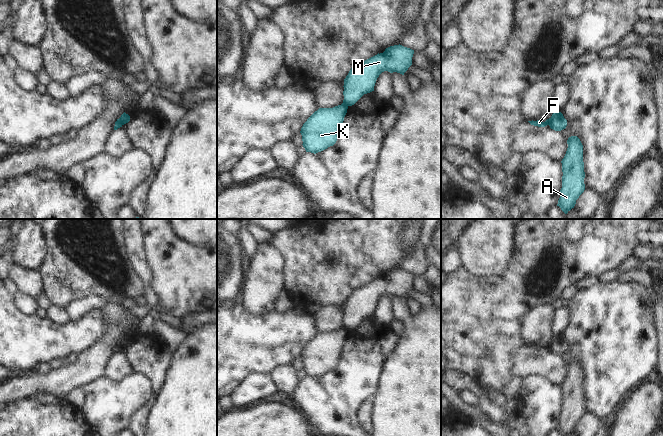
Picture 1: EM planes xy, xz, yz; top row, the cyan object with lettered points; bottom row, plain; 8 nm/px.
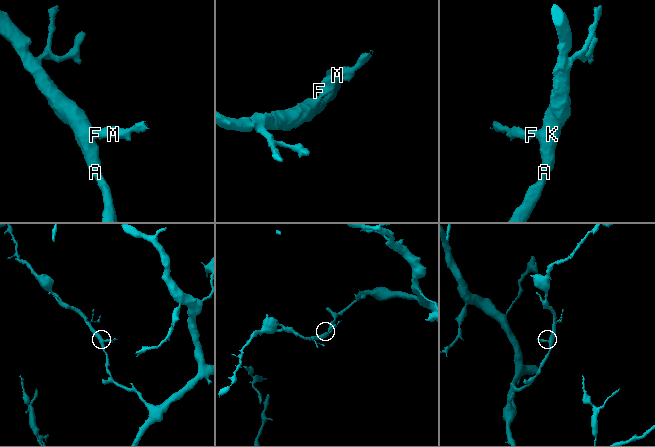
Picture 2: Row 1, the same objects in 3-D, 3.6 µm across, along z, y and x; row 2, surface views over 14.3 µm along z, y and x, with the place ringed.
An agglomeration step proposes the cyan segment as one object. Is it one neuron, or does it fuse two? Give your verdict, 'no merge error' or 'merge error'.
merge error

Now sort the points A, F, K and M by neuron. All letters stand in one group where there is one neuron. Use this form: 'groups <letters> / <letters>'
groups A K / F M

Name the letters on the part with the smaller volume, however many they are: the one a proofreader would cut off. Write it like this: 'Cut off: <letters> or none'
Cut off: F, M

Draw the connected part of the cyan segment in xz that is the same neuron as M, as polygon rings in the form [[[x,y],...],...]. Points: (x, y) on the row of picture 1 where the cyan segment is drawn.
[[[394,45],[385,49],[383,53],[359,63],[351,68],[344,79],[345,106],[354,105],[364,94],[374,91],[374,86],[379,75],[388,71],[402,75],[412,65],[414,50],[402,45]]]

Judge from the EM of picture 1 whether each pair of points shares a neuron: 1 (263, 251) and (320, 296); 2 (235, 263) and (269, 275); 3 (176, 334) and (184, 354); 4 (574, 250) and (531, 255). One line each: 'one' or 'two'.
1: two
2: two
3: two
4: one

